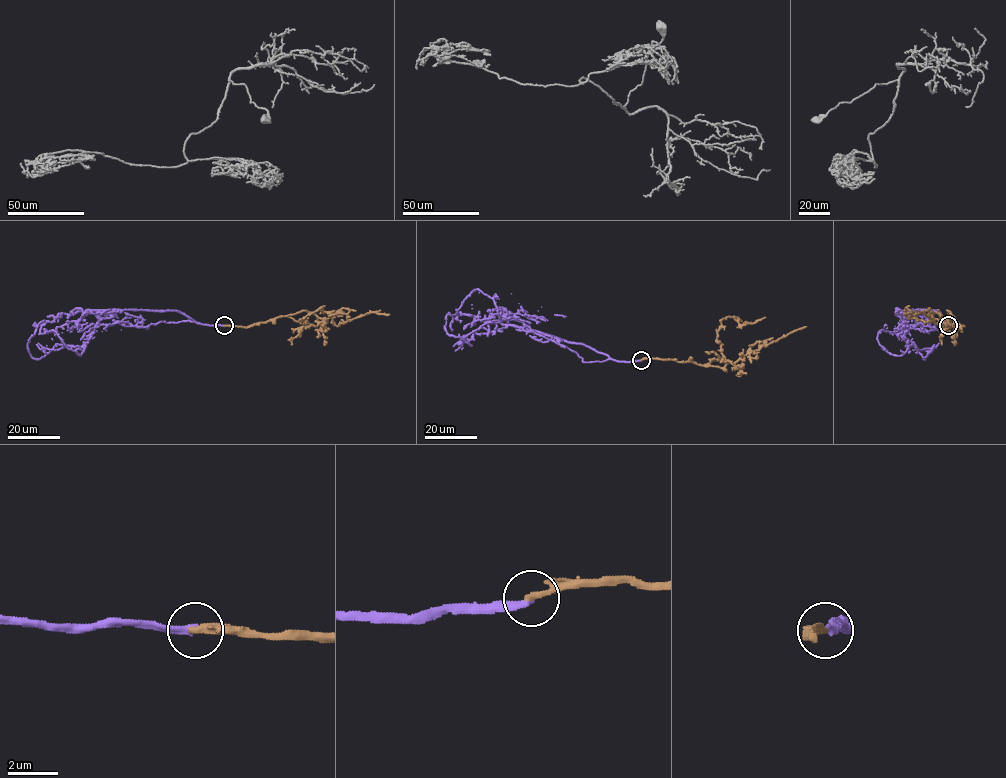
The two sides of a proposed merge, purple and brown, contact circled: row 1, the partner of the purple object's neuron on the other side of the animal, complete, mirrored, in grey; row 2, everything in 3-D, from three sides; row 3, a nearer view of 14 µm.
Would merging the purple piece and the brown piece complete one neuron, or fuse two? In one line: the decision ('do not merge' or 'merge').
do not merge

